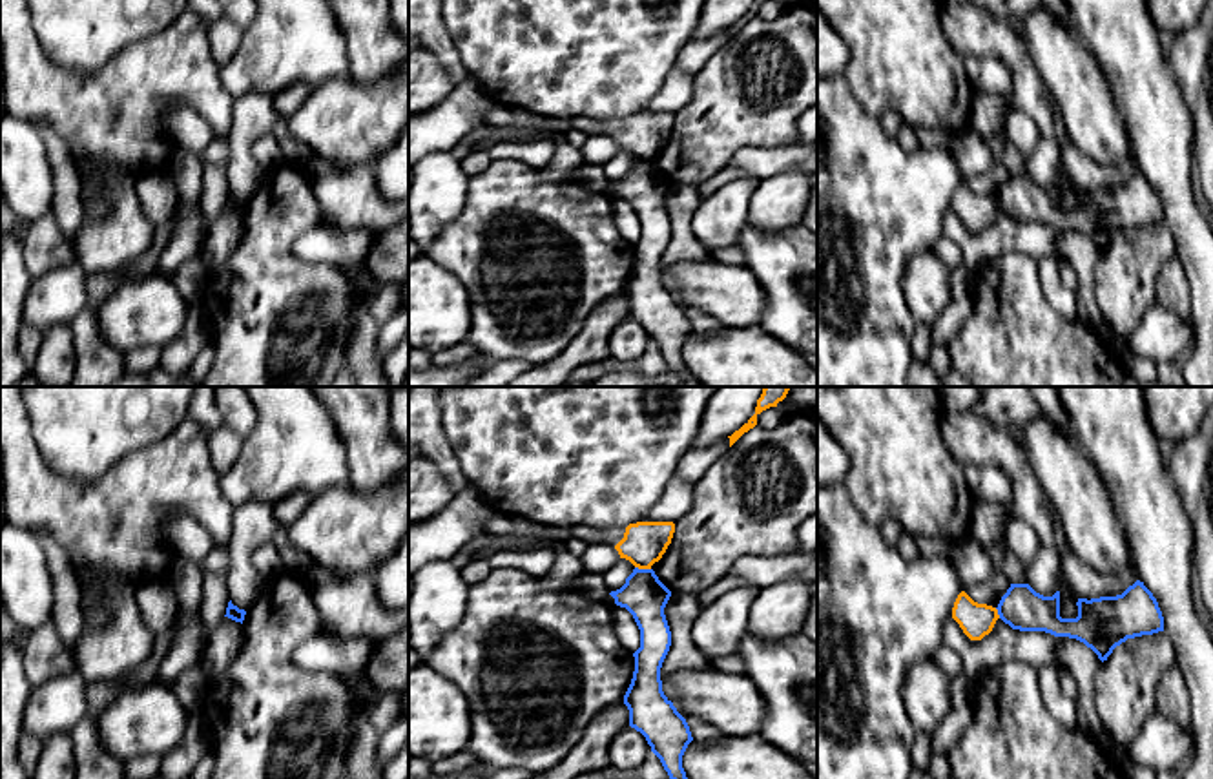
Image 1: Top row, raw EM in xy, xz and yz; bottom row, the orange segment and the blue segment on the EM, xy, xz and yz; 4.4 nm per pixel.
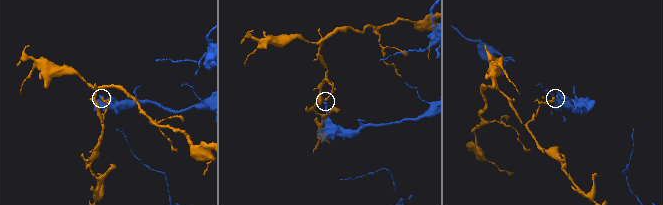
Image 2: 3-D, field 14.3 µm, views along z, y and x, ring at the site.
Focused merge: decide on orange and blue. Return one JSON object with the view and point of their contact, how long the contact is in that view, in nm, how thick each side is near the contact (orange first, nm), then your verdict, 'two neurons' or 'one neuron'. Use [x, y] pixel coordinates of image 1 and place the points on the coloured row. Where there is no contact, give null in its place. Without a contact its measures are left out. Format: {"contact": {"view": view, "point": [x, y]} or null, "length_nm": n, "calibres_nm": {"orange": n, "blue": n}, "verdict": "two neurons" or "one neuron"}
{"contact": {"view": "xz", "point": [642, 568]}, "length_nm": 70, "calibres_nm": {"orange": 190, "blue": 190}, "verdict": "two neurons"}

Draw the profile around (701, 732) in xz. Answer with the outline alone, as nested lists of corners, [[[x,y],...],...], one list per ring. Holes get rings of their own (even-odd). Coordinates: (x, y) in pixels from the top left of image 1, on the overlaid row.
[[[677,706],[677,711],[686,719],[693,741],[708,744],[721,739],[721,732],[715,726],[710,726],[704,721],[688,715],[680,706]]]

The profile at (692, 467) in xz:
[[[722,438],[710,447],[693,447],[679,463],[675,476],[695,485],[708,467],[730,449],[730,438]]]

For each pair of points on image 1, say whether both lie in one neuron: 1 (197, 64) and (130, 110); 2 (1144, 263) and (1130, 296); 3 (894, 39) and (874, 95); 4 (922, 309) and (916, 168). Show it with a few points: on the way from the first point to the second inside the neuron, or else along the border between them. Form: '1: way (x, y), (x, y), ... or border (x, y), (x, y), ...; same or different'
1: way (181, 64), (176, 64), (146, 93); same
2: way (1137, 270), (1130, 278), (1130, 289); same
3: way (894, 53), (894, 62), (880, 81); same
4: border (933, 250), (909, 258), (903, 272), (903, 294); different

